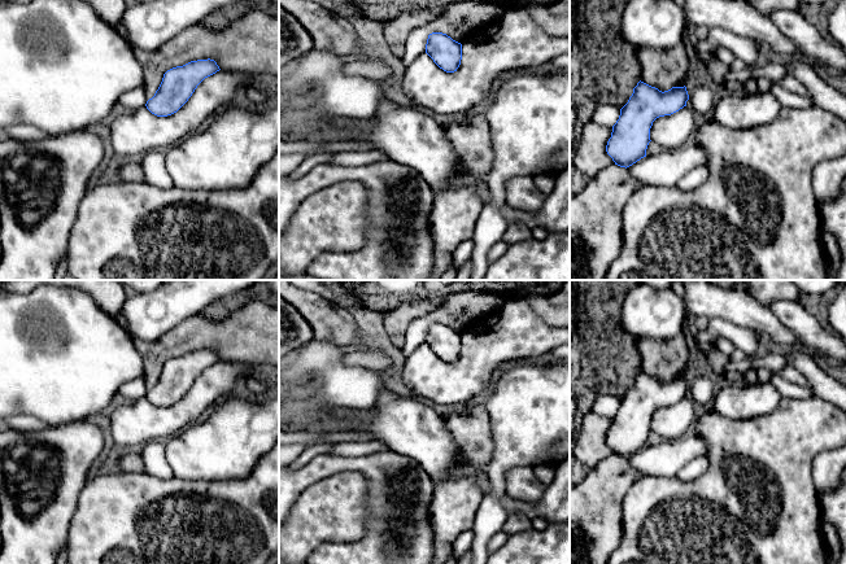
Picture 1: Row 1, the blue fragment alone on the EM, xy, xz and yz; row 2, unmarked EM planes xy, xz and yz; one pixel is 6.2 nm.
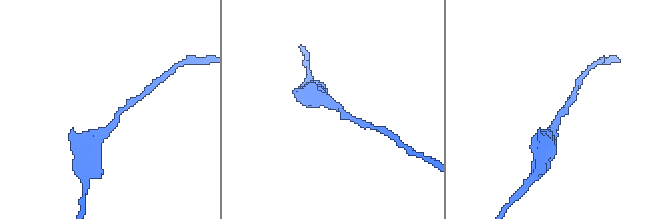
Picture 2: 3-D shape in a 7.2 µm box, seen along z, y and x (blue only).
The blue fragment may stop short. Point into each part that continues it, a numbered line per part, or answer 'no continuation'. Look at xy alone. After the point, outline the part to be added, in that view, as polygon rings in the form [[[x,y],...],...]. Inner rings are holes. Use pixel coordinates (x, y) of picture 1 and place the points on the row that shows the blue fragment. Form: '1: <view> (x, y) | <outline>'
no continuation

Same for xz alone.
no continuation

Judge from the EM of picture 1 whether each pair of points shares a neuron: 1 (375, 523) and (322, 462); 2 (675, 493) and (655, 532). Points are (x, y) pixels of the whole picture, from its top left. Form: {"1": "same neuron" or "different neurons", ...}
{"1": "same neuron", "2": "same neuron"}

